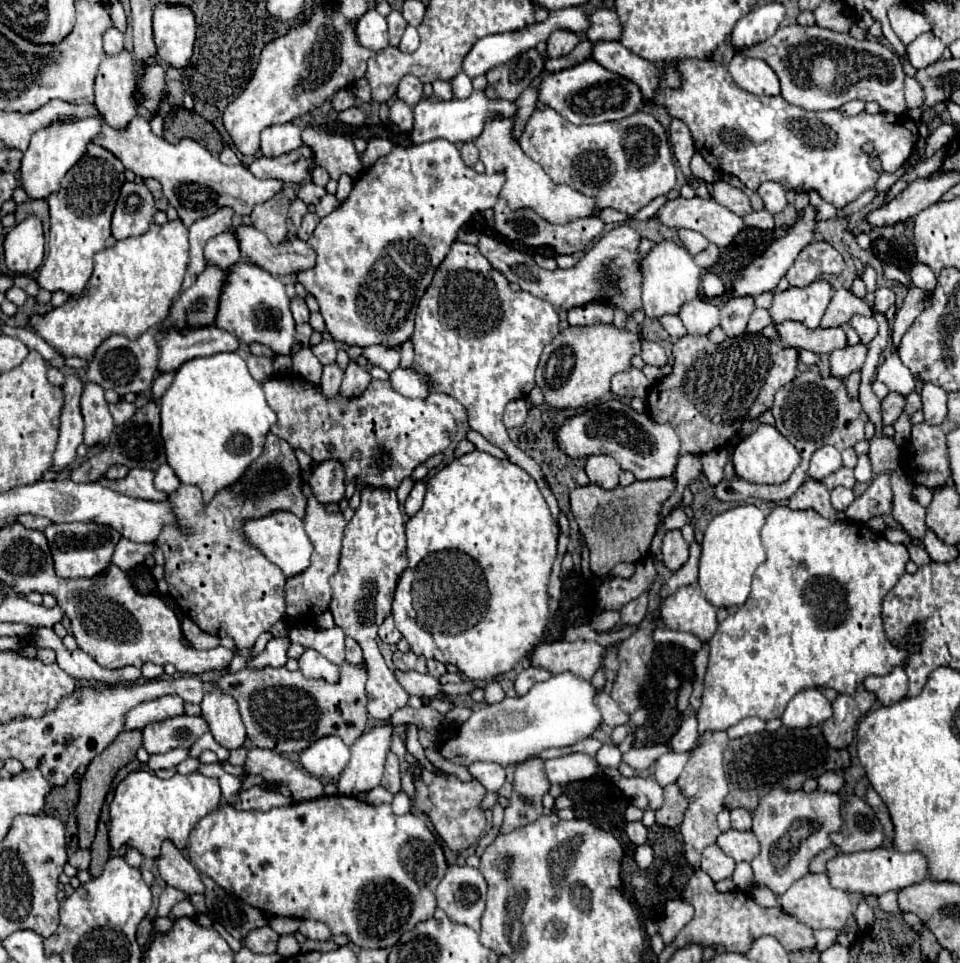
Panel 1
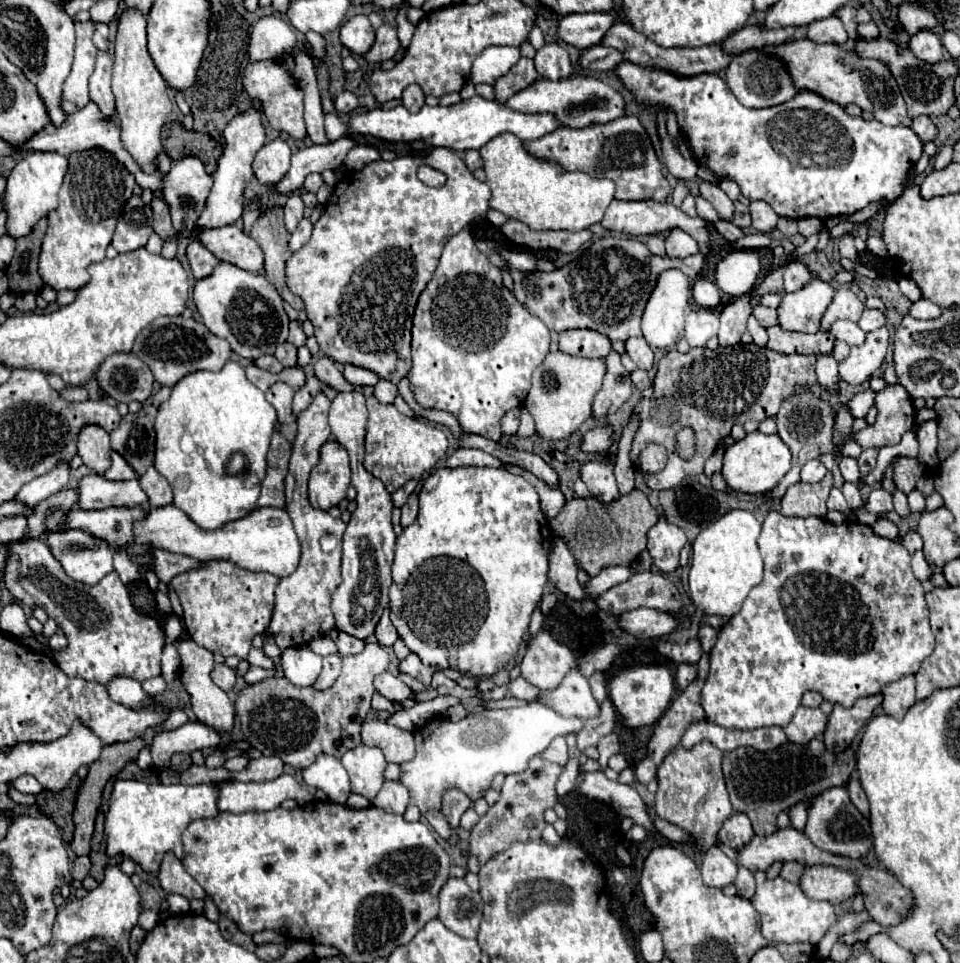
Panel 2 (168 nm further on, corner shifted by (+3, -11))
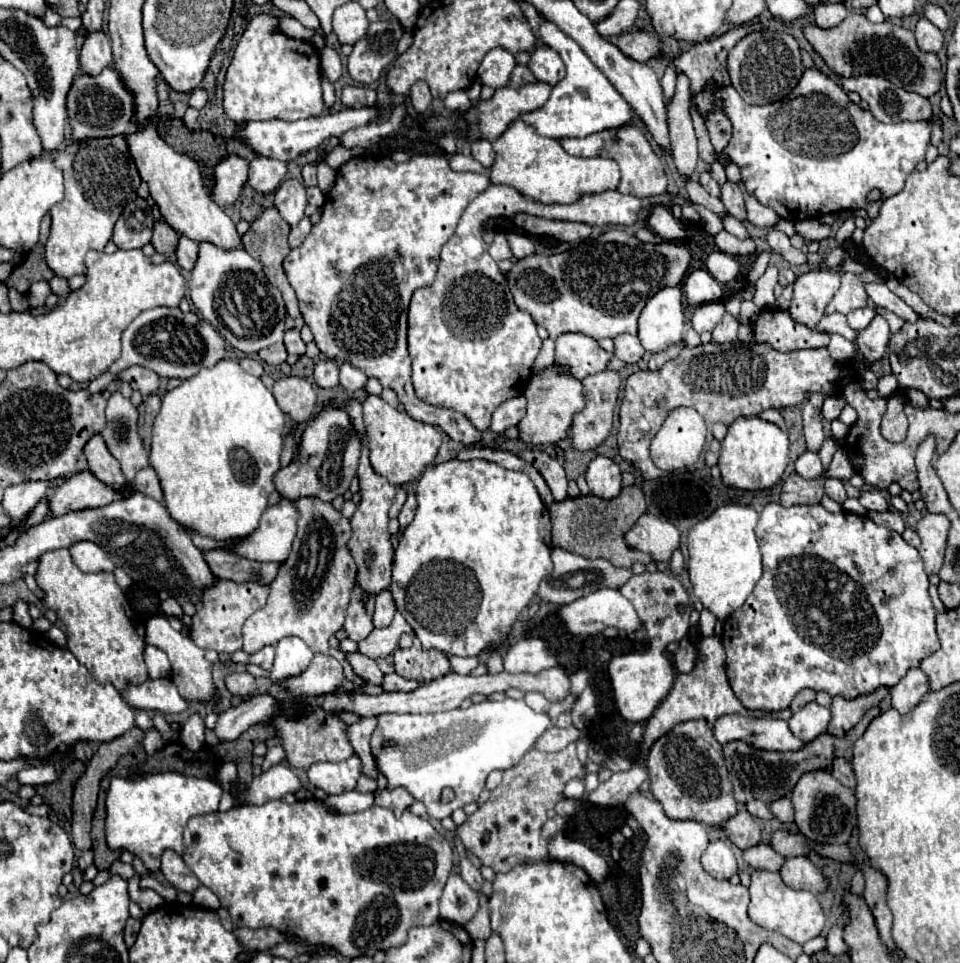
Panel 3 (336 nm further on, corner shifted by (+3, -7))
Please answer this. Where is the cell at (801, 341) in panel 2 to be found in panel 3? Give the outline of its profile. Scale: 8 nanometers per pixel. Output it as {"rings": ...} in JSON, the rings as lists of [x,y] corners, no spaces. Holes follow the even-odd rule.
{"rings":[[[765,309],[753,323],[753,339],[757,343],[771,343],[777,351],[819,349],[829,345],[829,335],[813,331],[791,319],[789,311]]]}

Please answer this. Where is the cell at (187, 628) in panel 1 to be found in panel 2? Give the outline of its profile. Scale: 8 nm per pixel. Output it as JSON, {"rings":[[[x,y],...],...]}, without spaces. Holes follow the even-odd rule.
{"rings":[[[189,637],[177,641],[177,651],[181,655],[181,681],[183,681],[185,689],[191,693],[193,713],[197,715],[197,719],[203,725],[207,725],[207,727],[211,727],[211,729],[215,729],[219,733],[231,735],[231,731],[233,731],[233,719],[235,719],[235,709],[233,709],[233,703],[227,697],[227,693],[223,689],[219,689],[211,681],[211,677],[209,677],[209,673],[213,669],[213,653],[207,651],[207,649],[203,649],[203,647],[199,647]]]}

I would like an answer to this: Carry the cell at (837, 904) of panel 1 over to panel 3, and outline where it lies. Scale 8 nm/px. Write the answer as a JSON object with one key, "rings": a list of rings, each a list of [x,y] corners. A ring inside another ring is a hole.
{"rings":[[[755,869],[751,873],[751,885],[749,885],[749,917],[753,923],[757,923],[763,929],[775,931],[785,935],[787,939],[803,945],[809,939],[815,939],[821,935],[825,925],[825,915],[821,911],[819,901],[809,891],[795,891],[783,883],[779,873],[761,871]]]}

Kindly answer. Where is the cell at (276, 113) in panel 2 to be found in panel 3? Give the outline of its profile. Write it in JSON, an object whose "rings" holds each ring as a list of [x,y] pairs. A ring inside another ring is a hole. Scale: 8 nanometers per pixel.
{"rings":[[[255,15],[235,47],[235,55],[223,83],[223,109],[235,123],[285,119],[299,121],[325,111],[321,93],[321,51],[311,41],[285,35],[279,29],[279,17]]]}

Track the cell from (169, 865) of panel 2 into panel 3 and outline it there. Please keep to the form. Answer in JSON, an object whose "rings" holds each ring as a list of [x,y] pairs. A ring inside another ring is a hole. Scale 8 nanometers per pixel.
{"rings":[[[167,849],[161,857],[161,873],[165,875],[167,883],[171,883],[177,891],[193,893],[201,885],[199,879],[195,877],[195,873],[183,863],[181,855],[177,855],[171,849]]]}

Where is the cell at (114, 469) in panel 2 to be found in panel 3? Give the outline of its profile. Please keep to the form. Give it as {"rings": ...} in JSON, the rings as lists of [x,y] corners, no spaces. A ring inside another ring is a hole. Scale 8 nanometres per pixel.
{"rings":[[[115,391],[107,401],[105,417],[107,425],[101,431],[101,437],[111,455],[121,463],[125,477],[133,479],[139,469],[145,469],[149,465],[147,449],[137,431],[137,407],[131,403],[131,399]]]}

